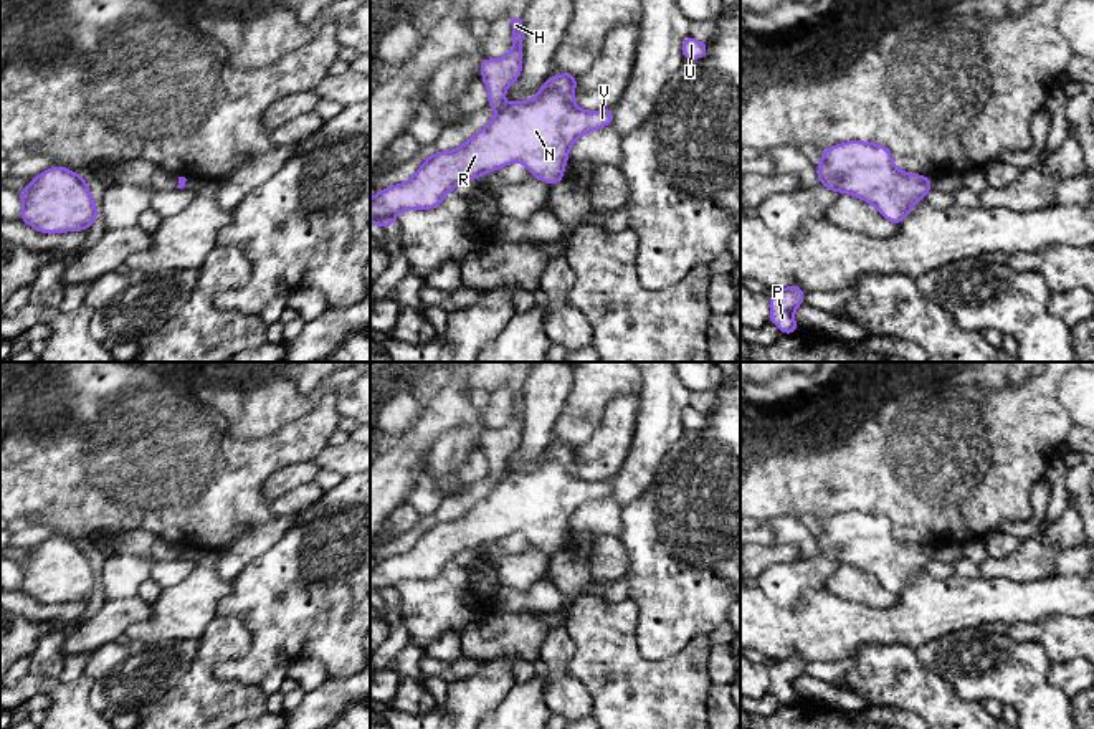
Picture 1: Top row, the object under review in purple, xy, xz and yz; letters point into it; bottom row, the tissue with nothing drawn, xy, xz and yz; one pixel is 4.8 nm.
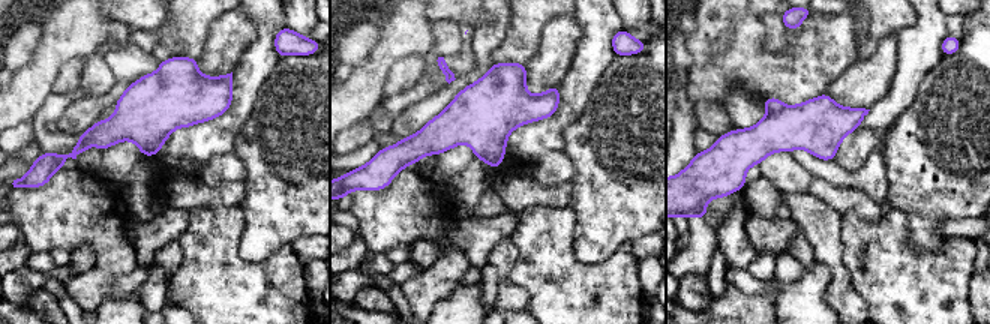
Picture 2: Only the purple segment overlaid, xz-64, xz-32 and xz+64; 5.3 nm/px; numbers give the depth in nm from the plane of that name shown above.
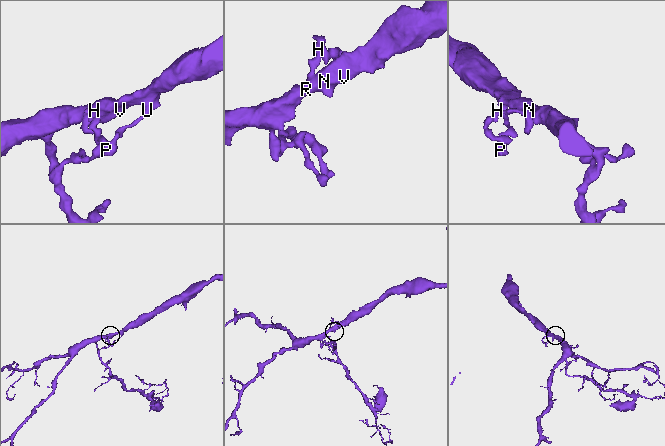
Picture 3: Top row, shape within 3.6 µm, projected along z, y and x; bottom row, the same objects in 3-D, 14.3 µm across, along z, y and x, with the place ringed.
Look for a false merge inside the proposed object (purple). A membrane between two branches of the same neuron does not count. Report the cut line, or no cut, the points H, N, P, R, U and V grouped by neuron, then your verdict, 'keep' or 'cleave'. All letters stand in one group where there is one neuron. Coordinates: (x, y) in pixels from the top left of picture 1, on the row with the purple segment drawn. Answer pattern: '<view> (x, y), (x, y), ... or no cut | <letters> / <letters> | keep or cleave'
no cut | H N P R U V | keep

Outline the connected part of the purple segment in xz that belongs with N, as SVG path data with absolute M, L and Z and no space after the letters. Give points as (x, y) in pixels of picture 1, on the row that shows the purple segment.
M511 18L514 46L501 60L481 58L479 73L488 86L489 101L488 109L497 109L496 117L469 141L454 150L433 152L425 157L421 167L415 175L398 185L380 188L370 198L370 225L385 228L393 226L395 217L402 210L431 210L441 205L443 198L456 188L463 180L478 180L486 172L496 172L507 164L522 162L534 179L547 185L564 183L564 169L568 160L568 150L578 137L606 127L613 122L613 107L602 111L585 111L573 102L577 88L577 74L562 73L547 78L545 84L537 91L530 101L504 102L504 93L517 83L522 71L522 43L524 25L521 18Z

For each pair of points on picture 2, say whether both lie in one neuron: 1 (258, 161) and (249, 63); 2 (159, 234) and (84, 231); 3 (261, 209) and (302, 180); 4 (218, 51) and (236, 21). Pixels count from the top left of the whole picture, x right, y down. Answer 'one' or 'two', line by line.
1: two
2: two
3: one
4: one

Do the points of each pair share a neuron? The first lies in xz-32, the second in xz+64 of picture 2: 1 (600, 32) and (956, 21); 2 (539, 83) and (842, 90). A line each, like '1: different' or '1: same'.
1: different
2: same

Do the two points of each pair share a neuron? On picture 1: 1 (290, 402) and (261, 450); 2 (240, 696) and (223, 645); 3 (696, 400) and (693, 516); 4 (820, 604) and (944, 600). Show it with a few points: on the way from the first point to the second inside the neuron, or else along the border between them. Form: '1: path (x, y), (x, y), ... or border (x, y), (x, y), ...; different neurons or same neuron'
1: border (306, 415), (265, 437), (237, 438), (232, 433); different neurons
2: path (223, 693), (209, 678), (209, 662); same neuron
3: border (716, 394), (716, 407), (708, 415); different neurons
4: path (851, 622), (913, 620); same neuron

